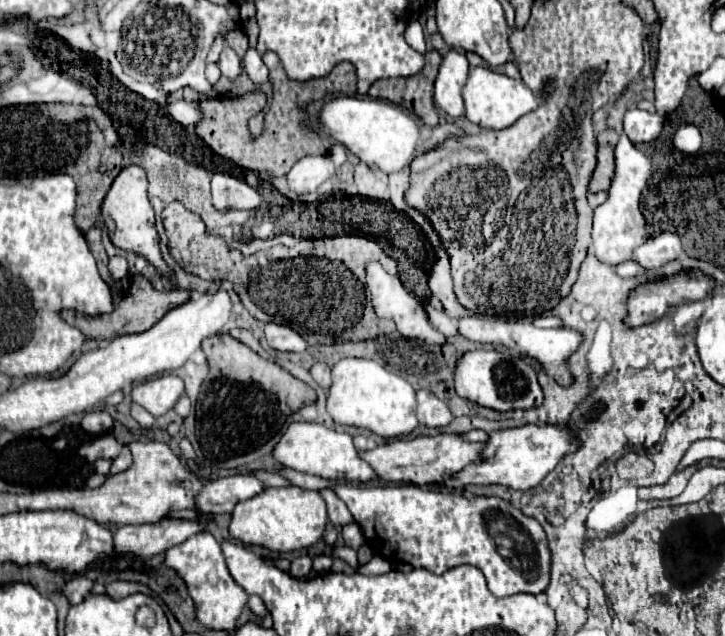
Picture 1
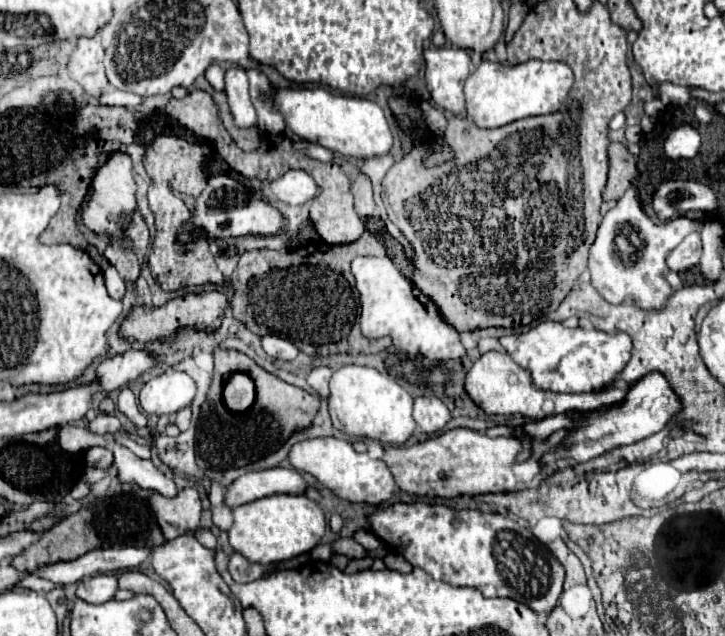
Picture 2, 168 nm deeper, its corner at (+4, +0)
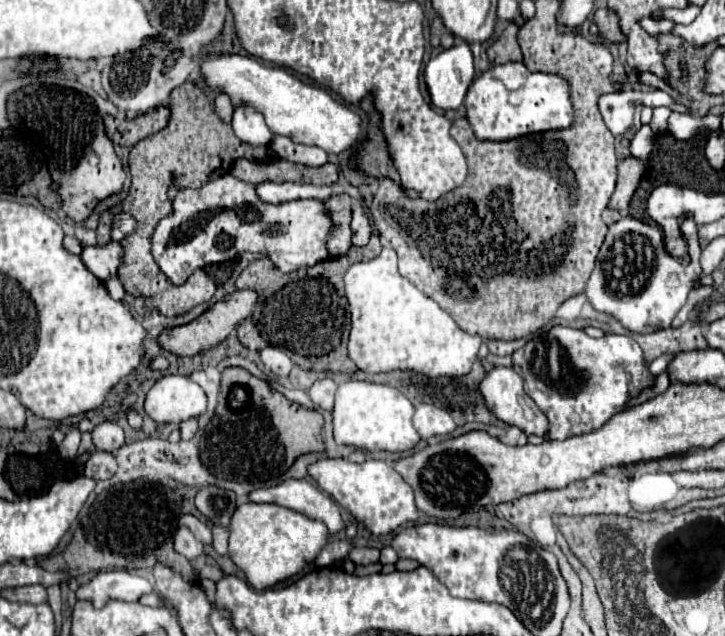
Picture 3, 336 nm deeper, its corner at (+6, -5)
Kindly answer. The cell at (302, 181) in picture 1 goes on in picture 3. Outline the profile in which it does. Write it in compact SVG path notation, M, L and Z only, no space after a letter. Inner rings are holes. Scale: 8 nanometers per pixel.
M261 183L257 185L257 193L261 199L273 205L297 201L297 199L319 199L325 201L331 197L331 187L317 187L309 183Z

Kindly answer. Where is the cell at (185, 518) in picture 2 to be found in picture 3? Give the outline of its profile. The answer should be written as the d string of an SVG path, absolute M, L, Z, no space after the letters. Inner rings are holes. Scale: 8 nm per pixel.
M185 525L177 527L175 537L173 537L173 545L175 545L175 551L181 553L183 557L187 557L189 561L199 559L203 555L203 543L197 541L195 535Z

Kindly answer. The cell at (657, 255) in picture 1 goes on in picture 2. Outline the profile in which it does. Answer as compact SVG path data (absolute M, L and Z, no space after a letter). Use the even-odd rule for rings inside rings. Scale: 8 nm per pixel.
M693 232L689 234L683 244L679 244L667 258L667 264L673 272L687 272L689 268L697 266L699 264L699 258L701 258L701 252L703 252L703 246L701 246L701 236L699 232Z

